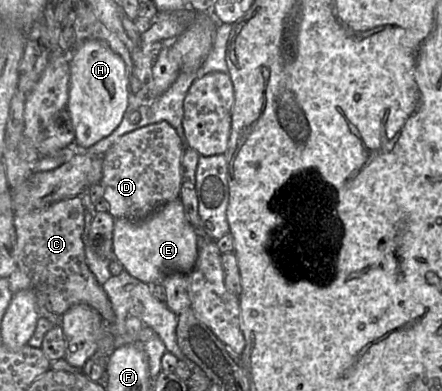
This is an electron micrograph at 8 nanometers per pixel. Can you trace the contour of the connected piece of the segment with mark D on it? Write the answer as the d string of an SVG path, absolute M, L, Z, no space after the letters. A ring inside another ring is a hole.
M161 121L158 123L150 124L131 132L122 135L116 143L114 143L103 155L103 166L102 166L102 177L99 184L104 190L103 198L109 204L108 212L114 219L125 218L130 221L141 221L151 215L158 208L164 204L173 201L180 196L181 188L181 157L183 153L182 142L176 132L176 130L166 121Z

